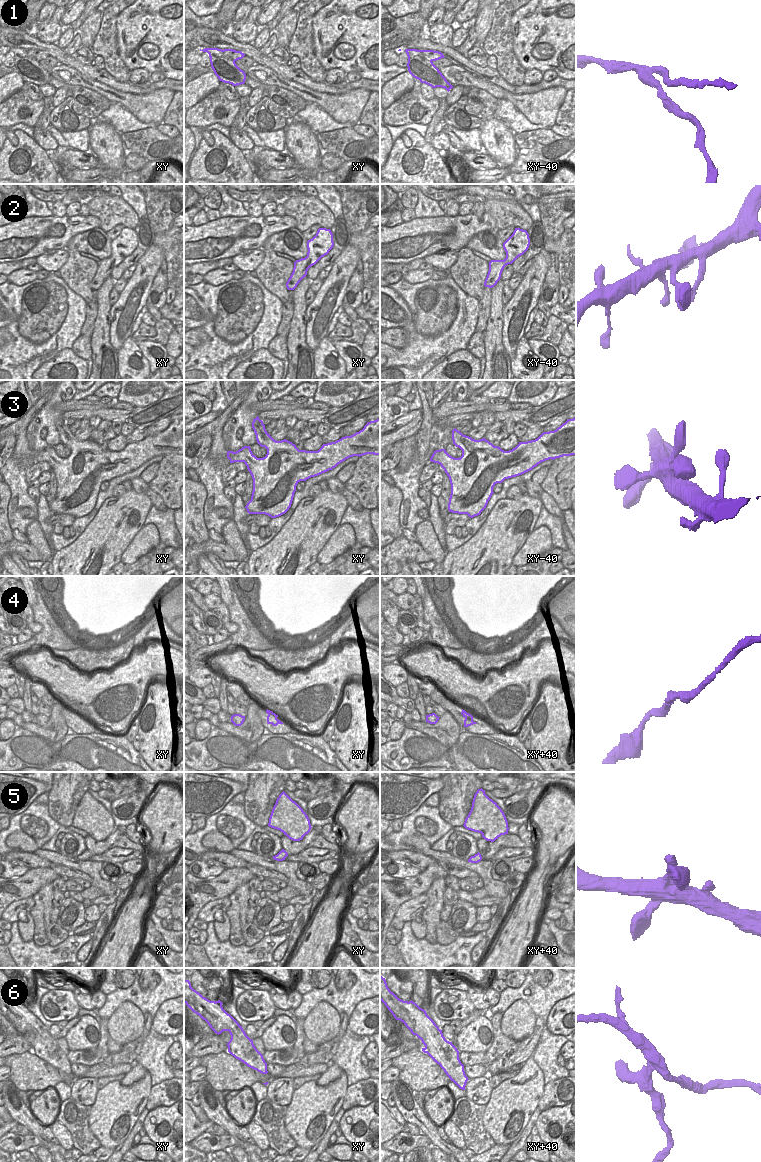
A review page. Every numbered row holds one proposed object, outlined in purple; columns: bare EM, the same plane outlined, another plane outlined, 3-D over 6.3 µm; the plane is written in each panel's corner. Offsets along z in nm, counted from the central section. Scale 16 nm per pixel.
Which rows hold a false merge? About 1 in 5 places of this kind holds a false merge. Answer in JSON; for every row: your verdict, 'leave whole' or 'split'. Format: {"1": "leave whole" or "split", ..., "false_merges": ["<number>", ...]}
{"1": "split", "2": "leave whole", "3": "leave whole", "4": "leave whole", "5": "leave whole", "6": "split", "false_merges": ["1", "6"]}

